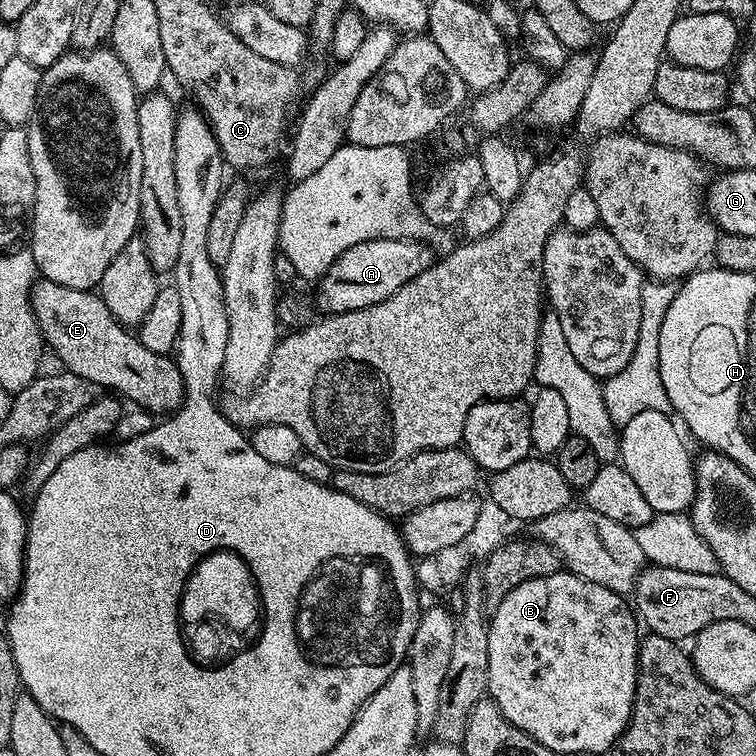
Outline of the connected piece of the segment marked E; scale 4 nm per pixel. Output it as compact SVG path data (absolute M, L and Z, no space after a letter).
M40 278L28 289L28 300L40 327L40 336L50 352L64 363L61 365L67 371L78 374L78 378L86 378L86 382L94 382L101 390L111 390L121 397L126 396L132 401L130 403L153 414L171 413L183 403L184 375L177 361L175 364L173 357L146 348L135 333L130 334L131 331L125 325L117 322L114 314L110 314L106 302L95 291L62 286L58 282Z

